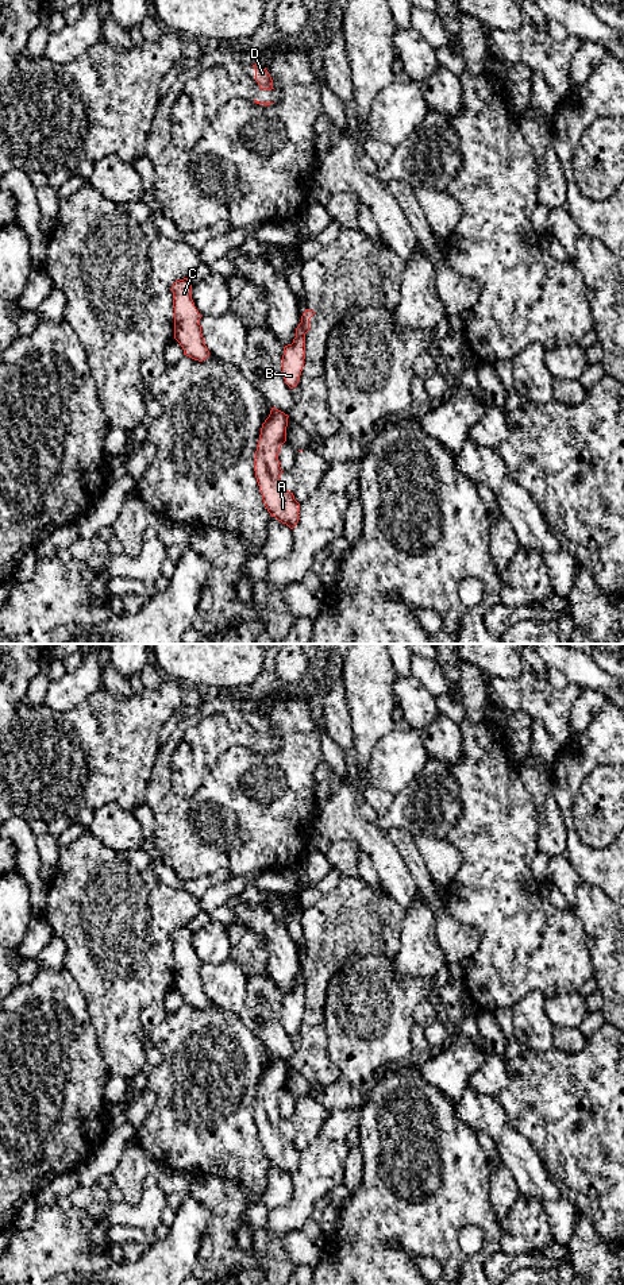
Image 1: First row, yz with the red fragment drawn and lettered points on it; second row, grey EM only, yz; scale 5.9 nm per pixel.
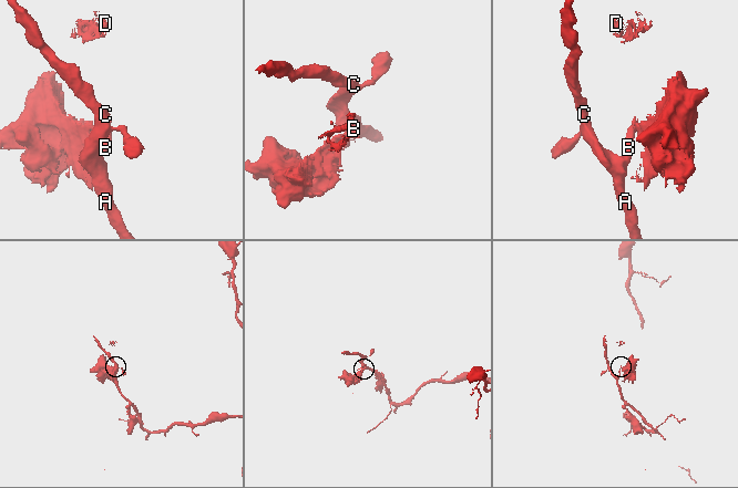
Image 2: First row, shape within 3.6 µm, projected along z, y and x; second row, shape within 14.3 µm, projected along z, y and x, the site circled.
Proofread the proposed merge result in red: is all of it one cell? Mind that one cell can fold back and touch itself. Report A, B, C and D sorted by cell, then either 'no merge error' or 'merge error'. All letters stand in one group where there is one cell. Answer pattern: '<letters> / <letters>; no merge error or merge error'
A B C / D; merge error

